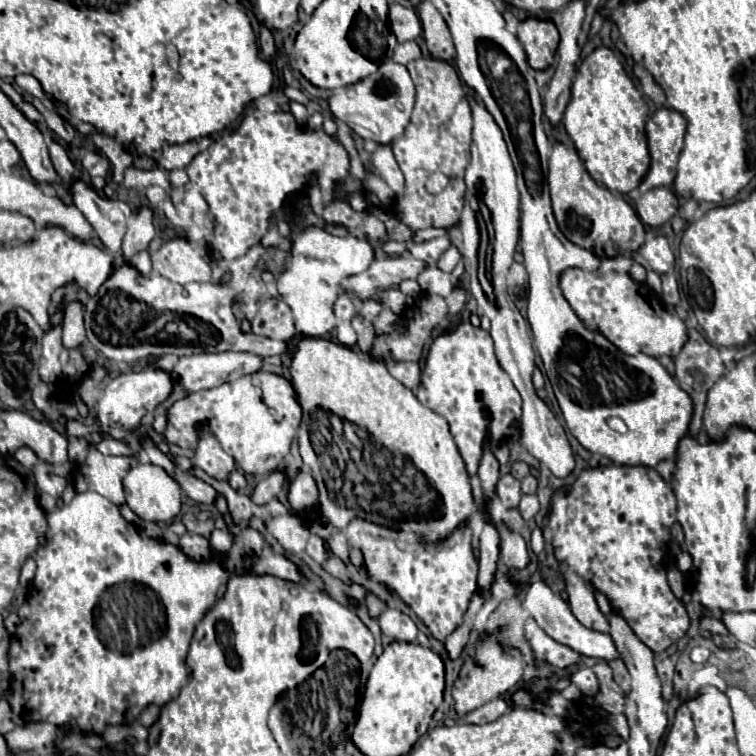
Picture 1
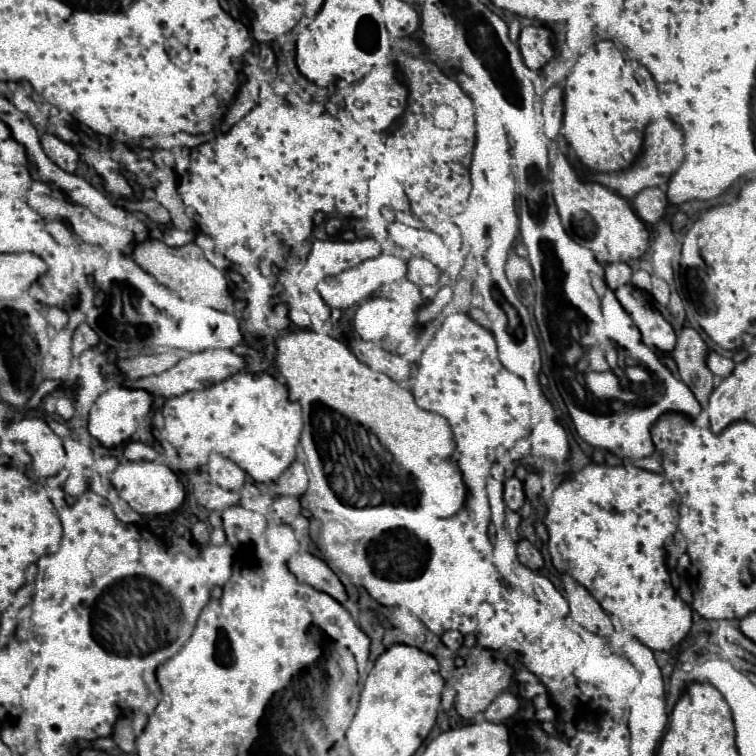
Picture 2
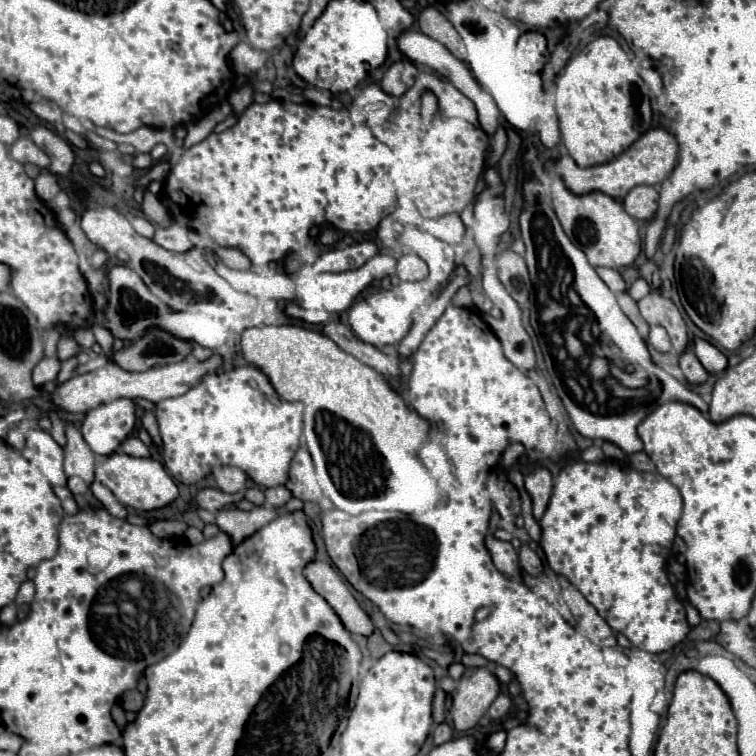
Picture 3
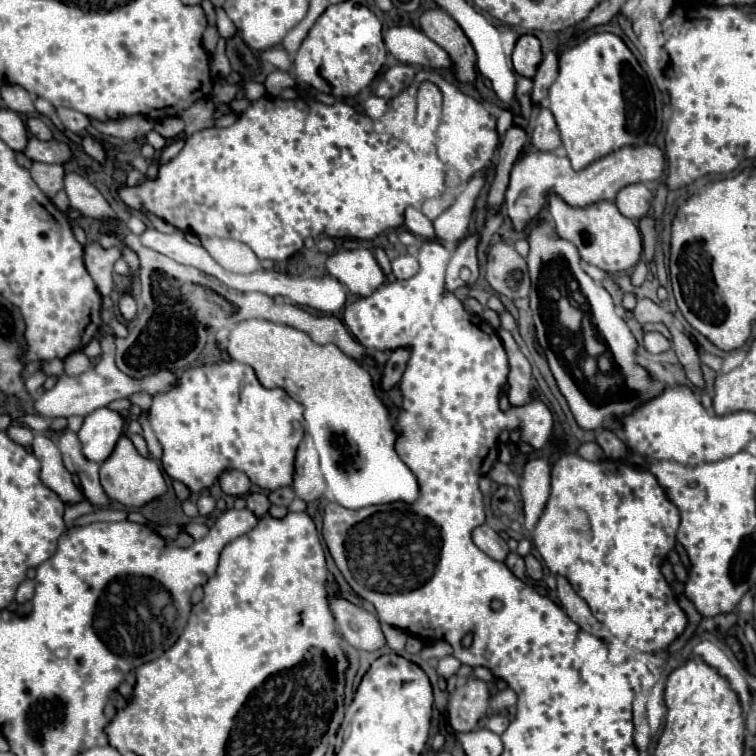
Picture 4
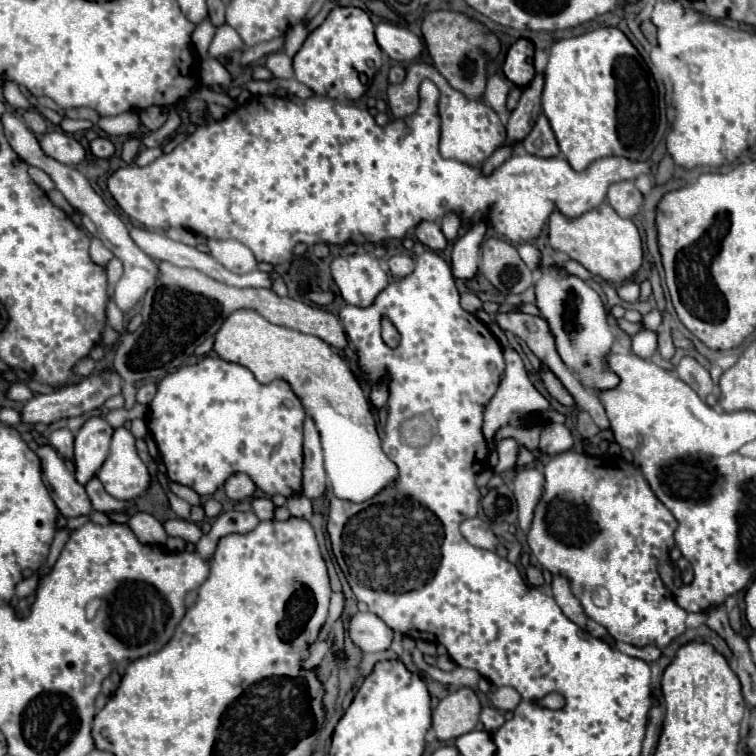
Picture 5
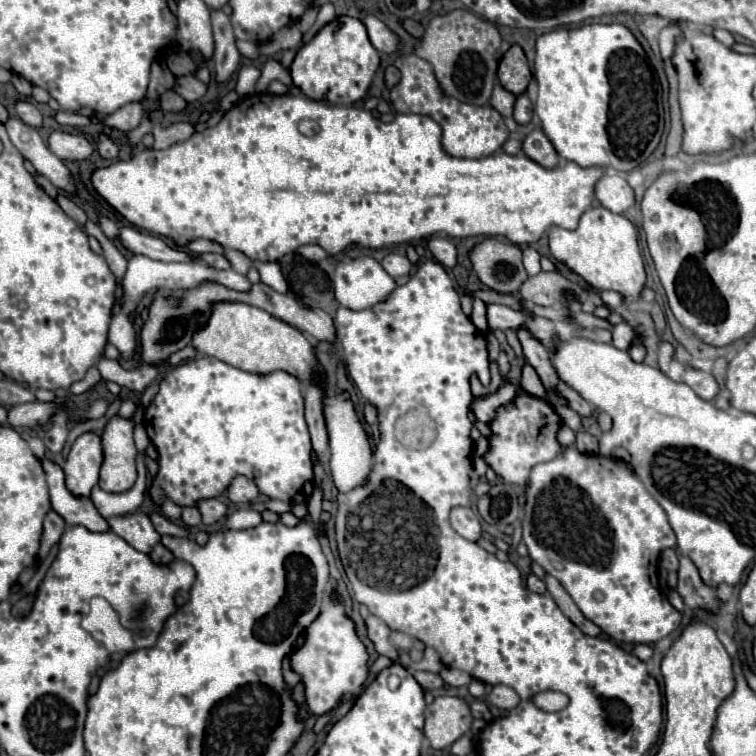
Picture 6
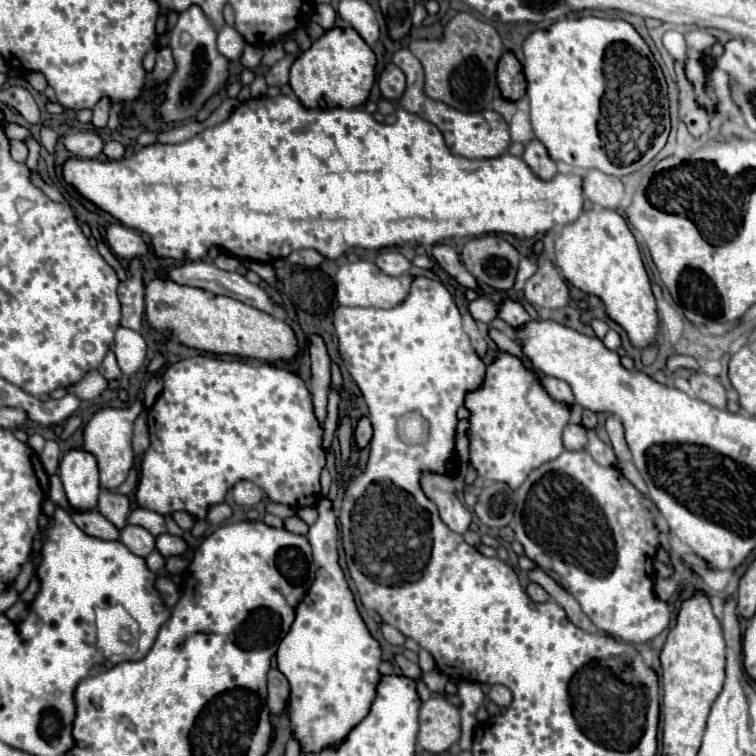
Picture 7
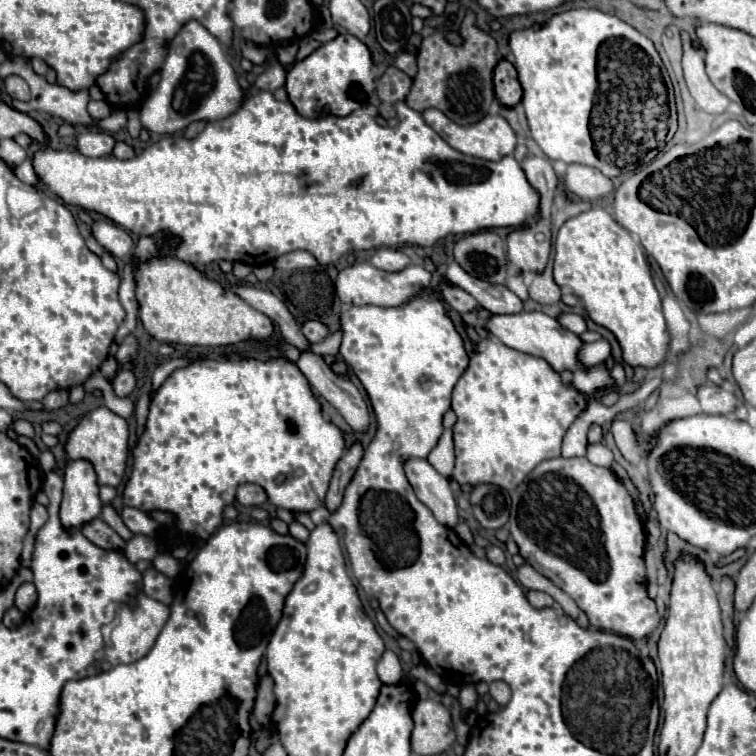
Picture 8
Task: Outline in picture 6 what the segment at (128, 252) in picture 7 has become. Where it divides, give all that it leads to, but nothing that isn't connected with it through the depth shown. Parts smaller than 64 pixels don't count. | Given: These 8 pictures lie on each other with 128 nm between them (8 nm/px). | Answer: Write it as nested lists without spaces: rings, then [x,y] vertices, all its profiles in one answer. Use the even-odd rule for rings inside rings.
[[[124,226],[120,228],[120,234],[118,234],[122,246],[132,252],[132,254],[142,254],[142,256],[148,256],[152,260],[162,260],[162,262],[180,262],[180,260],[190,260],[188,254],[184,254],[182,250],[178,248],[172,248],[168,246],[162,238],[158,236],[152,236],[148,232],[142,232],[138,228],[132,228],[132,226]]]

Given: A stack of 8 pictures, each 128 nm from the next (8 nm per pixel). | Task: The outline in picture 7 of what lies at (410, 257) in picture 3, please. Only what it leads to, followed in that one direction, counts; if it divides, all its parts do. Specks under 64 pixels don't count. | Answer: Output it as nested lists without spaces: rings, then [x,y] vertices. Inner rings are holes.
[[[386,250],[376,256],[376,266],[388,276],[402,276],[410,270],[410,262],[396,250]]]

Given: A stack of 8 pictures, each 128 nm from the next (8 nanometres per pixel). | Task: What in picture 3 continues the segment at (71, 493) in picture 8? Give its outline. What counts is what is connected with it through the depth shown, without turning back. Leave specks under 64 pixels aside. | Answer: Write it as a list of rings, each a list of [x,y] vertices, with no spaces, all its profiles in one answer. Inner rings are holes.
[[[120,398],[90,410],[82,422],[82,438],[94,454],[110,456],[120,442],[134,430],[136,406]]]

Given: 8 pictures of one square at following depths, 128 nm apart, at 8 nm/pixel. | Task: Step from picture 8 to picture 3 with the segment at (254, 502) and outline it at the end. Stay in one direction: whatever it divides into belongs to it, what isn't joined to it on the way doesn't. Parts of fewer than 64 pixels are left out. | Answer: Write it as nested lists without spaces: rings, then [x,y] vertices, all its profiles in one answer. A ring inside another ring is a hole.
[[[232,466],[214,468],[212,476],[214,476],[218,488],[222,492],[228,492],[228,494],[242,492],[246,488],[246,482],[248,482],[248,476],[240,468],[232,468]]]

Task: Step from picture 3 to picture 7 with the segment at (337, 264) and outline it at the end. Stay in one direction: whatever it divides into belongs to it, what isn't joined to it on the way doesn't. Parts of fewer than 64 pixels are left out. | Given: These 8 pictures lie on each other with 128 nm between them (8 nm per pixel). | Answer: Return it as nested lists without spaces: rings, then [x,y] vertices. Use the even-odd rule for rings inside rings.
[[[360,260],[354,264],[344,264],[338,274],[336,274],[336,298],[342,306],[374,306],[374,308],[392,308],[396,304],[400,304],[412,286],[412,276],[410,274],[402,274],[398,278],[386,276],[384,272],[380,272],[380,268],[376,268],[374,262],[368,260]]]

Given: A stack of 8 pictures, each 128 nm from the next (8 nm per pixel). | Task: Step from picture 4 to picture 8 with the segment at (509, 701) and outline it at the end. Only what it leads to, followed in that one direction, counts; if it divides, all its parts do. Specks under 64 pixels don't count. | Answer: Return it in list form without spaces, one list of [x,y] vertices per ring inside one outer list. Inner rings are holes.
[[[492,682],[490,684],[490,696],[500,704],[500,706],[504,706],[504,704],[508,704],[508,700],[510,700],[510,686],[506,684],[506,682]]]

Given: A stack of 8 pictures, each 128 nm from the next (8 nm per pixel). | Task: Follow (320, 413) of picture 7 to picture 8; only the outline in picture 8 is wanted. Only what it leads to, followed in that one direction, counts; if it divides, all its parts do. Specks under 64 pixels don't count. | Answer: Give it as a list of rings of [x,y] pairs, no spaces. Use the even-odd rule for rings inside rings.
[[[308,320],[302,324],[302,332],[310,342],[320,342],[328,336],[328,328],[318,320]]]

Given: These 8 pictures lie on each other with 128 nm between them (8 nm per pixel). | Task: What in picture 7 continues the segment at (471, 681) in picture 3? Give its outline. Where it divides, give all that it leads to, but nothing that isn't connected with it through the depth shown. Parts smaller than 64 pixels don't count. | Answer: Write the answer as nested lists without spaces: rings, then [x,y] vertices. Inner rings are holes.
[[[432,696],[420,708],[418,742],[430,754],[448,750],[460,738],[460,714],[442,696]]]

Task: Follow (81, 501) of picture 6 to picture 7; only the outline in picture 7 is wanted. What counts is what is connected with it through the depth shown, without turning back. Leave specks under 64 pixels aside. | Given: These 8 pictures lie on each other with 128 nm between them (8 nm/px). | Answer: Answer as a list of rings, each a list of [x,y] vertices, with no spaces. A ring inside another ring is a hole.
[[[54,474],[50,476],[50,490],[48,490],[48,496],[54,504],[58,506],[64,506],[68,508],[68,502],[66,502],[66,496],[64,496],[64,490],[62,490],[62,484],[60,484],[60,478]],[[70,510],[70,516],[72,516],[74,524],[88,536],[94,536],[100,540],[118,540],[120,538],[118,528],[112,522],[108,522],[98,510],[88,510],[88,512]]]

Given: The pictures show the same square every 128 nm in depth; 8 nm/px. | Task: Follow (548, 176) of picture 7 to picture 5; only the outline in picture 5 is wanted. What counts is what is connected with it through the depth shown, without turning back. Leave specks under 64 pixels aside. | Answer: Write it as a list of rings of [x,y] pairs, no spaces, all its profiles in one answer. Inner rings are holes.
[[[542,114],[536,120],[536,126],[532,128],[532,132],[524,138],[522,146],[526,148],[526,152],[540,156],[540,158],[552,158],[552,156],[560,154],[554,132],[552,132],[546,116],[542,116]]]

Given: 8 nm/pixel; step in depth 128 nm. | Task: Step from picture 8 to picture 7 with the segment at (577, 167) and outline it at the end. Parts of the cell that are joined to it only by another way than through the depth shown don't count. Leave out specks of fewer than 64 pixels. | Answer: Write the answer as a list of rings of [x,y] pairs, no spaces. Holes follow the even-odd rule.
[[[588,170],[582,176],[582,192],[584,198],[602,206],[602,208],[618,208],[624,196],[624,186],[616,176],[608,176],[600,170]]]

